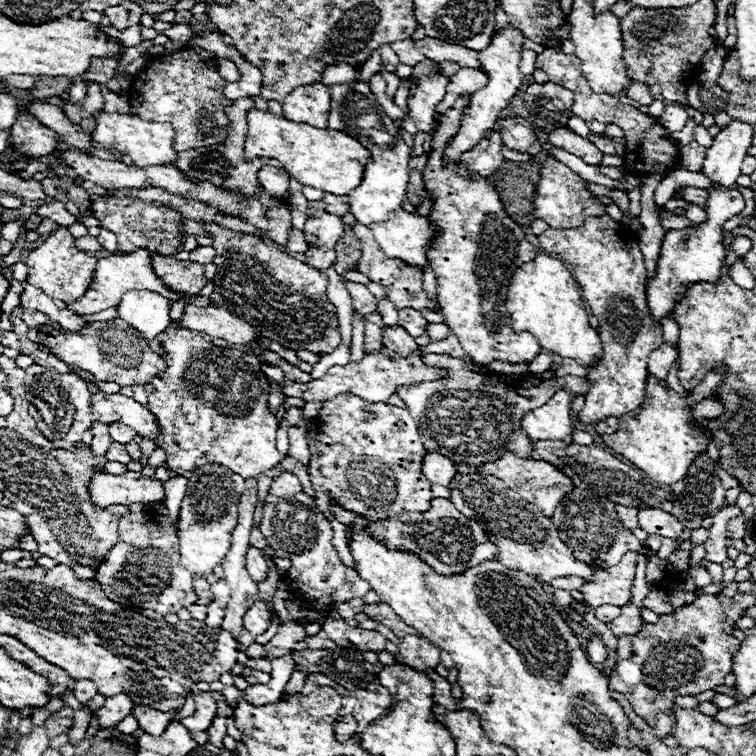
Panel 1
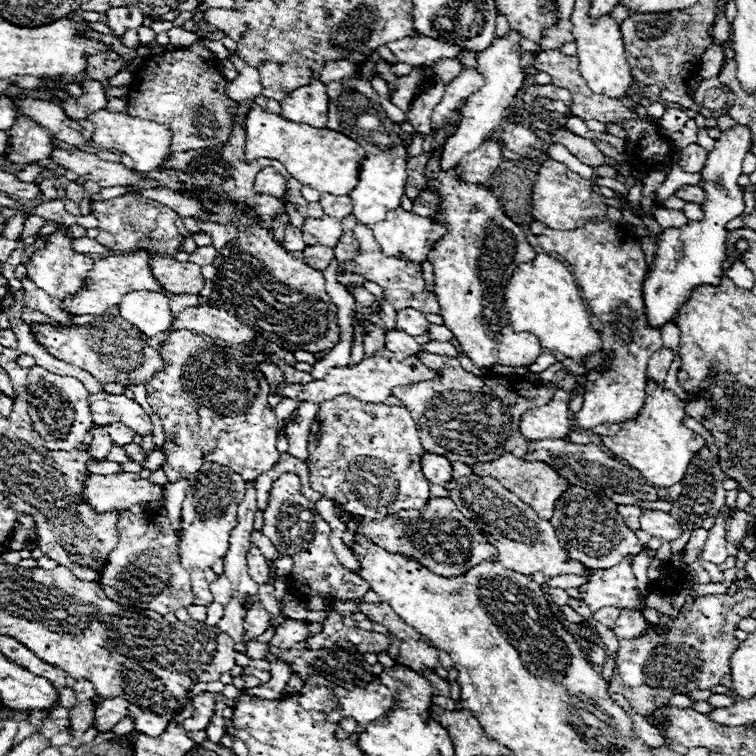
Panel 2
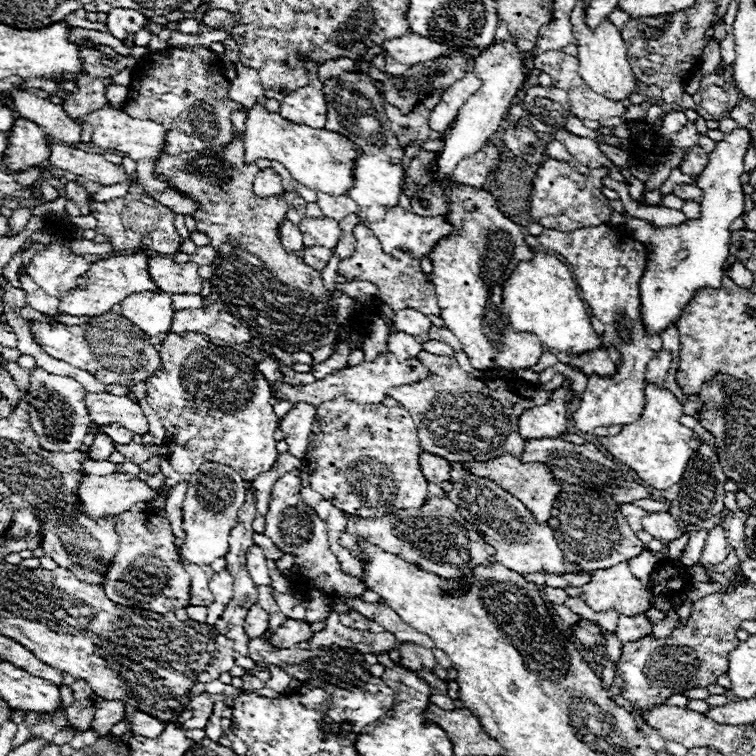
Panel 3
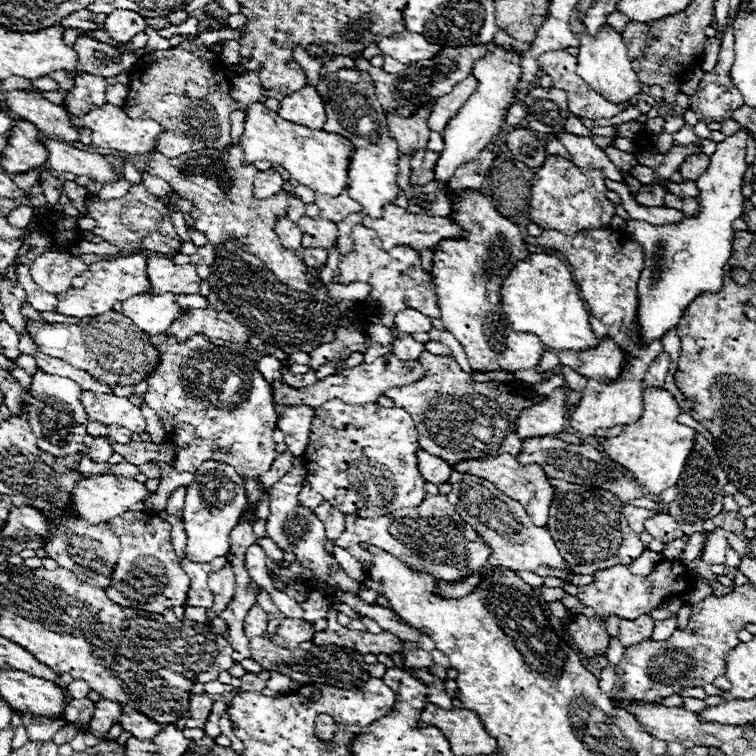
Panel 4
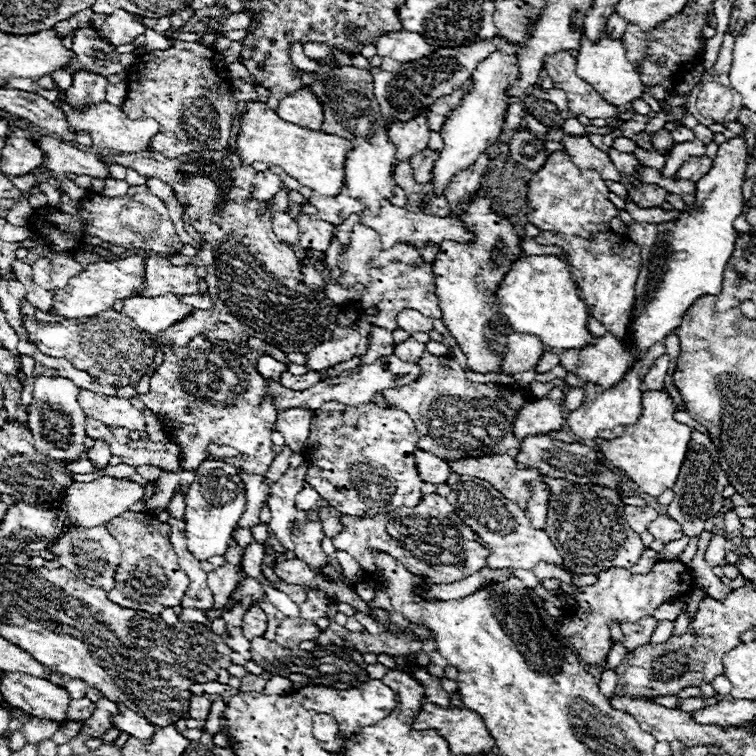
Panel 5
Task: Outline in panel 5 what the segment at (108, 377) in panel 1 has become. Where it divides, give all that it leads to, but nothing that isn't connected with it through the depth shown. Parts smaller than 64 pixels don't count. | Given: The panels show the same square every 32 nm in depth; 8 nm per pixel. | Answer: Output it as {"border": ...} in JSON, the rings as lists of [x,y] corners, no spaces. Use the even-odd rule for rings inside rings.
{"border":[[[108,308],[100,312],[100,316],[78,320],[62,320],[62,322],[38,322],[28,316],[22,316],[30,342],[38,346],[38,350],[46,356],[66,358],[78,370],[88,372],[100,384],[112,386],[136,386],[140,378],[146,374],[154,360],[154,348],[150,344],[150,336],[140,332],[128,316]]]}

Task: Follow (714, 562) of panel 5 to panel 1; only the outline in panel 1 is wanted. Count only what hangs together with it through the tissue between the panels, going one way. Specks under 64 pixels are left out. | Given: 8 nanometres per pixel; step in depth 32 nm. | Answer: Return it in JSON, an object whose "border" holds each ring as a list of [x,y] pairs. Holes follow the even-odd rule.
{"border":[[[726,506],[726,508],[722,508],[714,516],[714,524],[712,524],[712,528],[708,528],[710,536],[708,536],[706,544],[704,544],[706,546],[704,560],[722,564],[728,558],[728,554],[726,554],[726,544],[728,544],[728,540],[726,540],[728,538],[726,526],[728,526],[728,520],[734,518],[734,516],[738,516],[738,514],[742,514],[742,510],[738,506]]]}

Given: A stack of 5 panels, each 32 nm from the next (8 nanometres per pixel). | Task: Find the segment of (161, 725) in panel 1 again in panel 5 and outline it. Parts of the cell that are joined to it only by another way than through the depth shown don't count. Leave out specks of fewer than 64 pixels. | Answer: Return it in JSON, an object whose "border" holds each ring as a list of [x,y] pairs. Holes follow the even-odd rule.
{"border":[[[118,704],[118,710],[120,712],[116,716],[112,716],[112,726],[114,728],[118,728],[120,732],[126,732],[126,734],[130,734],[138,740],[146,740],[154,734],[156,728],[152,724],[148,724],[146,718],[142,718],[136,712],[128,710],[124,704]]]}

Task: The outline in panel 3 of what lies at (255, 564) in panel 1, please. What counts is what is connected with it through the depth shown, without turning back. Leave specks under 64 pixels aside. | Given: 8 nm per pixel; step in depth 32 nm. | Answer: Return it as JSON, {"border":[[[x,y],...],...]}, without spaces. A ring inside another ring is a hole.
{"border":[[[250,546],[246,552],[246,568],[254,584],[258,586],[272,586],[272,580],[268,576],[268,566],[266,566],[266,556],[260,546]]]}

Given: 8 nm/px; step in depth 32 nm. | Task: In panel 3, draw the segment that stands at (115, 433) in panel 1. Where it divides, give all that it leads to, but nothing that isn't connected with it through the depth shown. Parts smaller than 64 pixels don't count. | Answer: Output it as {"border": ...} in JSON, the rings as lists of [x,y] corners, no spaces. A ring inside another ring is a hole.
{"border":[[[112,424],[112,426],[106,426],[106,434],[116,442],[116,444],[126,444],[132,440],[132,432],[128,428],[122,428],[120,424]]]}

